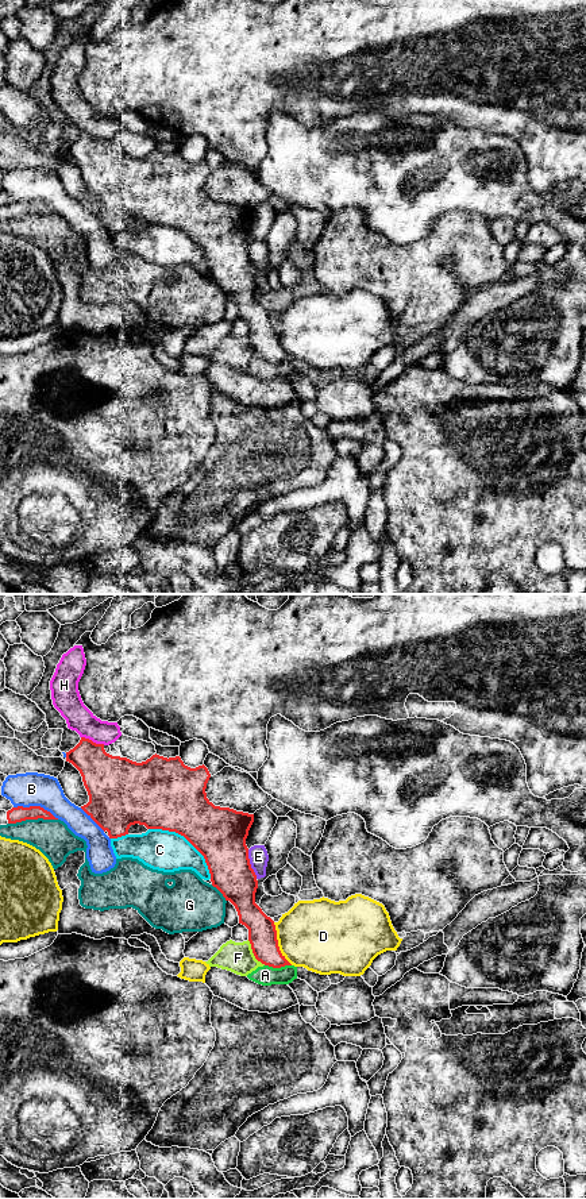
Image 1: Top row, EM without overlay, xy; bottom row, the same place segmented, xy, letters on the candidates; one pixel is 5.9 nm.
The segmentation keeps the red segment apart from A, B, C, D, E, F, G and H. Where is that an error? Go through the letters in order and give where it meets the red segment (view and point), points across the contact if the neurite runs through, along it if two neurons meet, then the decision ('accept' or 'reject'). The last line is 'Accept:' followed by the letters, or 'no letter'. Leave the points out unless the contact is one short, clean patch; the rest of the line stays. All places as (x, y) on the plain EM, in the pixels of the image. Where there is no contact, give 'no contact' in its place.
A: xy (278, 362) | along xy (265, 359), (273, 362), (290, 361) | reject
B: xy (37, 201) | reject
C: xy (187, 234) | reject
D: xy (277, 339) | reject
E: xy (250, 259) | along xy (247, 245), (250, 262), (257, 273) | reject
F: xy (253, 347) | reject
G: xy (33, 214) | reject
H: xy (92, 137) | reject
Accept: no letter

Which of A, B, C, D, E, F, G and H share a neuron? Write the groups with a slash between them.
A F / B / C / D / E / G / H

